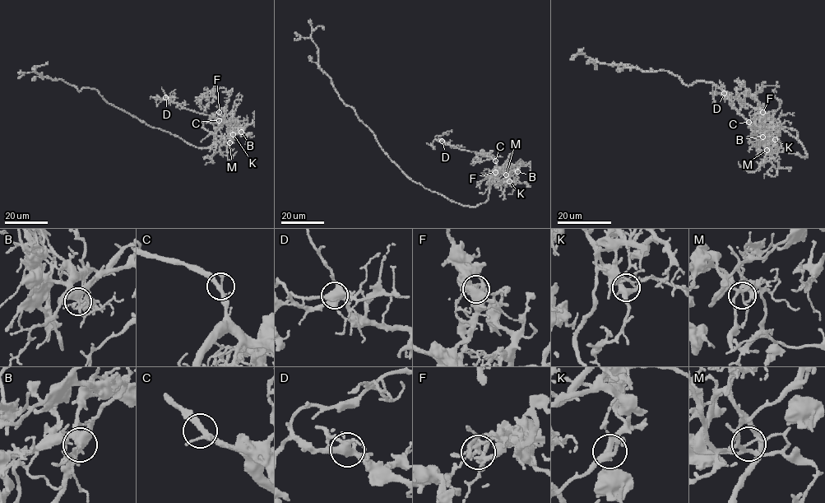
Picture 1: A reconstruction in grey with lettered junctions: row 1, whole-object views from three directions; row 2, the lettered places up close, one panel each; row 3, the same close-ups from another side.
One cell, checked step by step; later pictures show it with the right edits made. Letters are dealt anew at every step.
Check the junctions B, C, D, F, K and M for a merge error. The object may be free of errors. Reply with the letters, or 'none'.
F

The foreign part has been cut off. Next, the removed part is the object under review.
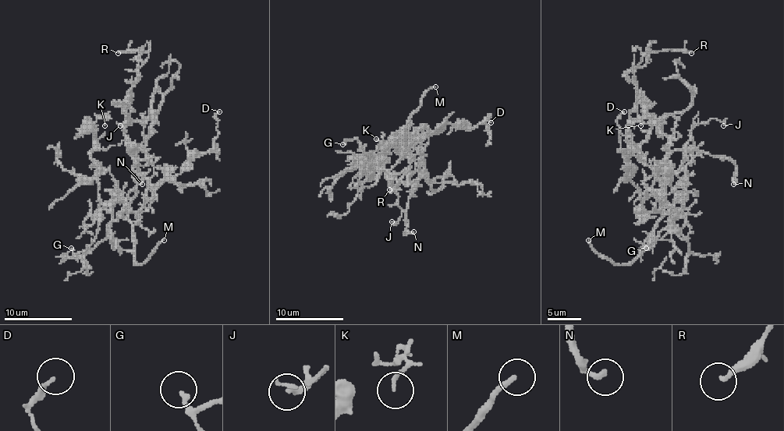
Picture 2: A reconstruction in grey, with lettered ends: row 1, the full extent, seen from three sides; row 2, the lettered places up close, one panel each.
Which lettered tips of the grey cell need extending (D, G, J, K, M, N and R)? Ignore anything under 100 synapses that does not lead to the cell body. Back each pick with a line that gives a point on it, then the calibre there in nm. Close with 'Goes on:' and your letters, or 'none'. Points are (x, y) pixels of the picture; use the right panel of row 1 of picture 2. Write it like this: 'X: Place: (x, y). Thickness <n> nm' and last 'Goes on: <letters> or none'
M: Place: (588, 240). Thickness 200 nm
Goes on: M

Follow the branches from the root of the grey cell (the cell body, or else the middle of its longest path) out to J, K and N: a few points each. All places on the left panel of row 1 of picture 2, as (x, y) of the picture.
J: (136, 178), (126, 199), (128, 213), (143, 211), (154, 191), (128, 150), (123, 128), (130, 118), (120, 125)
K: (136, 178), (126, 194), (101, 201), (91, 150), (93, 123), (108, 118), (104, 125)
N: (136, 178), (136, 169), (148, 160), (147, 150), (138, 150), (133, 164), (133, 178), (142, 184)

